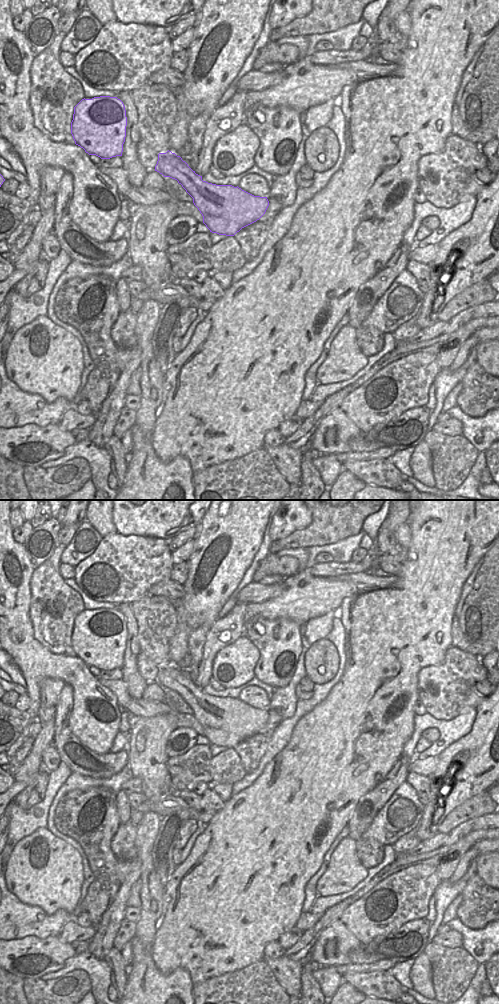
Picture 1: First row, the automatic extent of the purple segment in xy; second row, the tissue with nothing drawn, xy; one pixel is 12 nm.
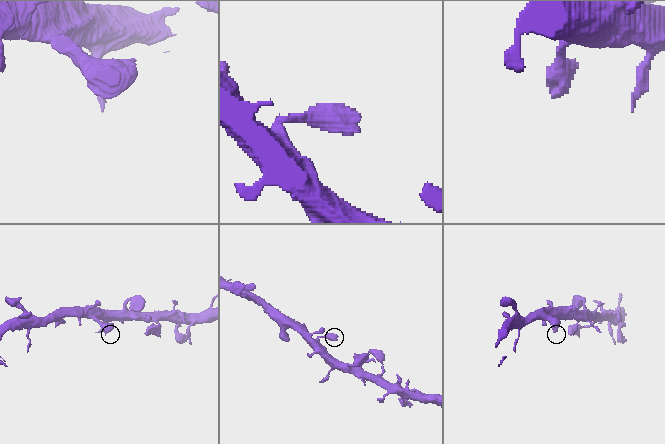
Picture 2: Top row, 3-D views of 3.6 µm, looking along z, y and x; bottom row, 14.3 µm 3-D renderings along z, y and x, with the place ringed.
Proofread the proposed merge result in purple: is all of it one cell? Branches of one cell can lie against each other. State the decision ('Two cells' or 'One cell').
One cell.

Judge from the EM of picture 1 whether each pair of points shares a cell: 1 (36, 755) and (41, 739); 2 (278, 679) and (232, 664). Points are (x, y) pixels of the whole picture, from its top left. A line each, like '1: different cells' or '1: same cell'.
1: same cell
2: different cells

